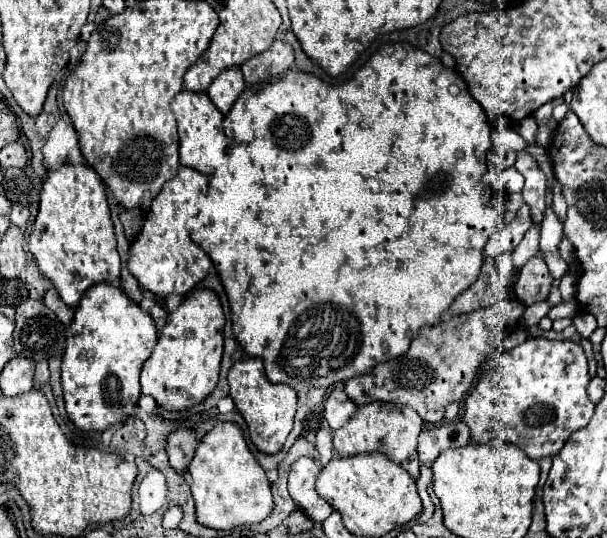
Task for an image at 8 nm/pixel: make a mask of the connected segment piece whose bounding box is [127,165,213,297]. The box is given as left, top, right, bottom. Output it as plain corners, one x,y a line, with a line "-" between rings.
181,165
177,175
169,179
155,197
151,211
145,217
145,225
131,245
131,255
127,263
129,271
137,277
141,287
149,289
155,295
167,297
171,293
189,293
209,273
213,265
209,255
195,241
191,241
191,231
187,225
187,221
197,215
197,199
199,195
207,195
207,185
209,177

